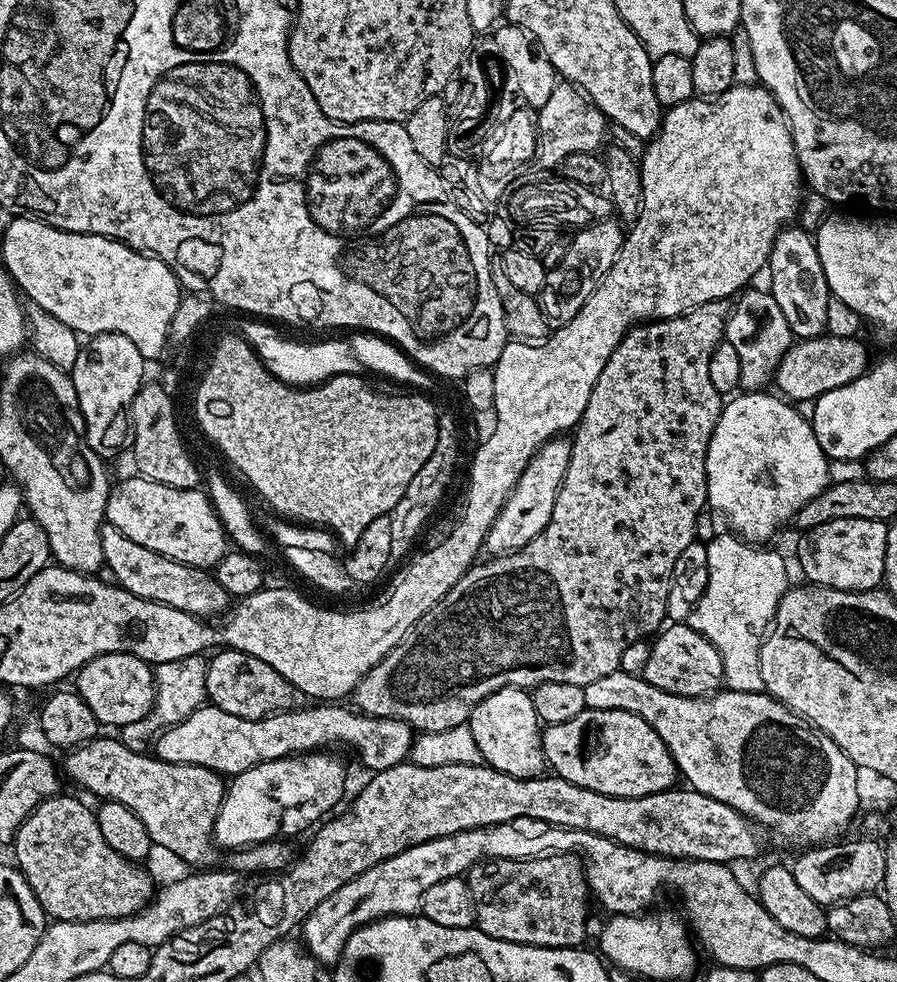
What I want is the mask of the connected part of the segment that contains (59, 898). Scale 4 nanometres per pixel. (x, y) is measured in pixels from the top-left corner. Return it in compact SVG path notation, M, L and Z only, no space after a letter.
M57 794L43 800L22 822L16 831L15 867L30 882L30 890L44 908L45 917L52 920L113 920L143 912L152 902L154 881L143 863L122 858L116 850L106 846L102 830L98 830L95 811L72 796Z

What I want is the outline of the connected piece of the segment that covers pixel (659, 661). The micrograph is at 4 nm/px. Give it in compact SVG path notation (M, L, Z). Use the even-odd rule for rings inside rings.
M688 623L670 624L651 641L650 658L646 658L642 673L644 680L675 696L706 696L717 691L726 680L726 662L718 650Z

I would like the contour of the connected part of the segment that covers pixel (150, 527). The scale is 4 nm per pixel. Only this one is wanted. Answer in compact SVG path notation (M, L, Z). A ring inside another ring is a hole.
M132 474L129 480L109 491L104 515L107 523L122 530L130 542L138 542L138 546L146 546L146 550L154 550L192 568L215 569L217 562L230 550L230 539L223 523L207 491L200 488L162 486L162 482Z

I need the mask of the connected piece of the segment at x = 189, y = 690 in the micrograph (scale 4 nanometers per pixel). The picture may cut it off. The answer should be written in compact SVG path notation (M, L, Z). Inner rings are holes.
M201 655L176 660L174 663L162 663L157 665L154 670L154 675L156 677L155 702L152 704L152 708L149 710L145 719L139 719L138 722L127 723L126 726L121 728L118 738L123 744L130 750L136 752L141 751L145 747L144 744L147 741L149 743L161 732L168 729L170 726L177 725L178 722L184 721L194 710L203 707L203 704L207 701L207 692L205 690L206 668L207 661Z

